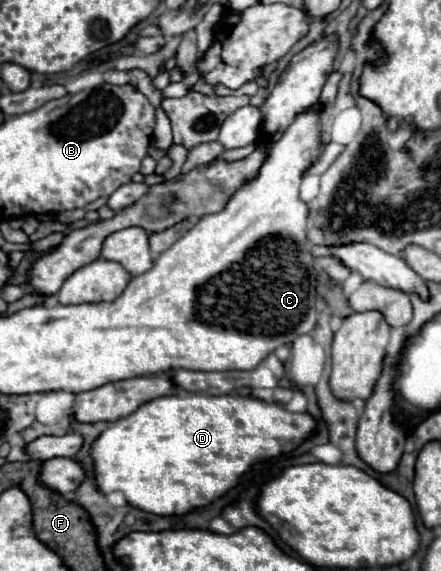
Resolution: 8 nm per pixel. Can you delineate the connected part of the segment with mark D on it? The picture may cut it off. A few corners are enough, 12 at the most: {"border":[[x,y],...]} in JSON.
{"border":[[180,390],[92,446],[96,484],[184,516],[314,416]]}

